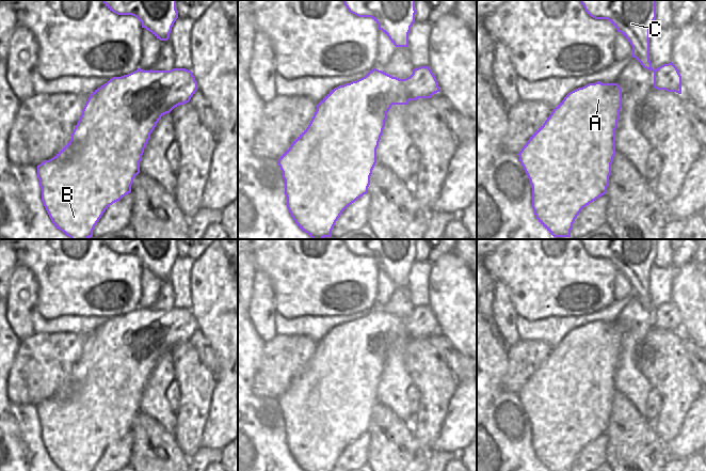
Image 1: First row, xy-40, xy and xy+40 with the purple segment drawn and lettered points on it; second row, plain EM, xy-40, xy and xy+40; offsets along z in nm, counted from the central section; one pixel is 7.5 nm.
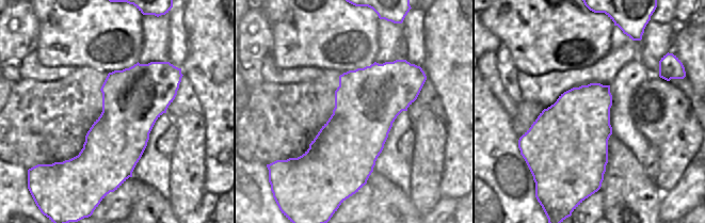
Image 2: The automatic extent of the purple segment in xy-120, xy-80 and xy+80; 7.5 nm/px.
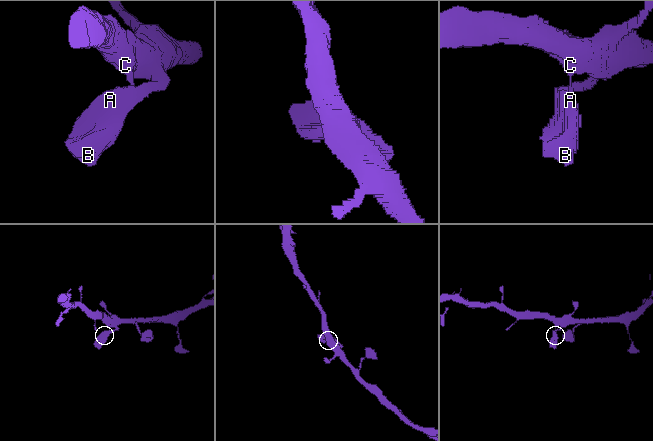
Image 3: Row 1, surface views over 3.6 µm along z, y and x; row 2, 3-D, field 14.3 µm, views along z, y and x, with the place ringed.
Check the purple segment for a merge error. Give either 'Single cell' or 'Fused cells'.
Single cell

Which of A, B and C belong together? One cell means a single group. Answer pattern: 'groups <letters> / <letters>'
groups A B C

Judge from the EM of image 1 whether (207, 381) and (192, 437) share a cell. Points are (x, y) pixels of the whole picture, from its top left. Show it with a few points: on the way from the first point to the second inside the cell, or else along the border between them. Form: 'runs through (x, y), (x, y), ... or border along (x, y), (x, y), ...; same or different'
runs through (195, 395), (192, 423); same

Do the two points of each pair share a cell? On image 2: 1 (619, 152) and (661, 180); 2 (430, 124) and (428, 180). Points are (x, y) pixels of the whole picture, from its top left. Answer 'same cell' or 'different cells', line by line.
1: different cells
2: same cell

